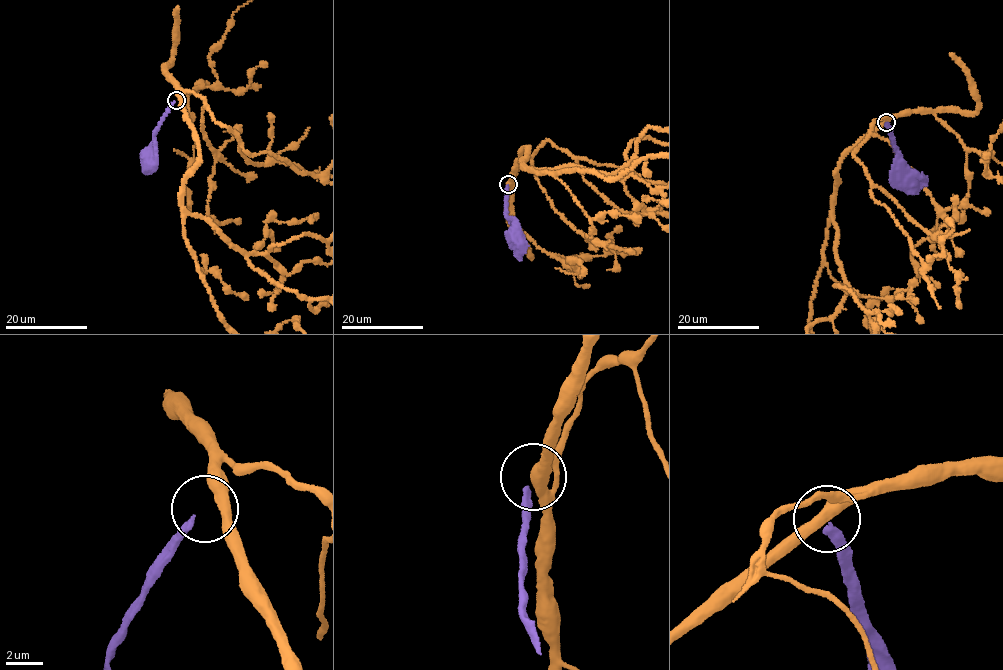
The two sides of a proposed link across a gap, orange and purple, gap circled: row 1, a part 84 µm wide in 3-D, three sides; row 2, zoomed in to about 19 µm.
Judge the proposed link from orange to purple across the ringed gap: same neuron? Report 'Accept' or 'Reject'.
Reject

